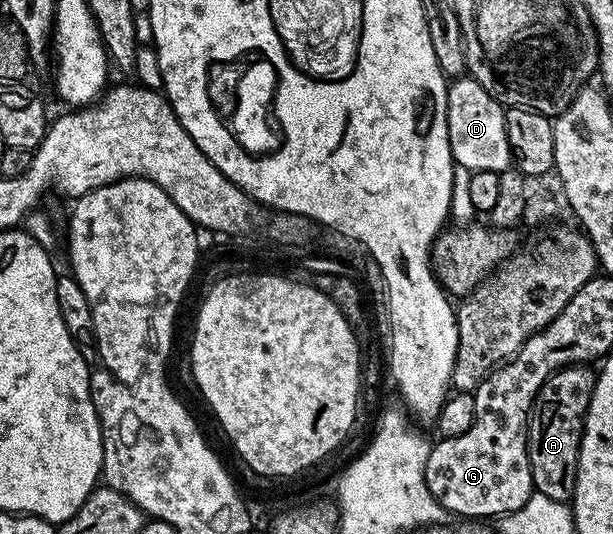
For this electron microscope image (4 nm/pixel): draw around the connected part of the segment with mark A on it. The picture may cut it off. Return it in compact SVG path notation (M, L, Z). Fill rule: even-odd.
M592 366L564 367L541 386L539 393L533 399L533 407L529 410L529 438L527 440L533 489L543 493L543 497L551 497L551 501L569 503L572 500L577 473L581 470L581 438L585 428L585 414L591 405L591 393L596 384L597 376Z

